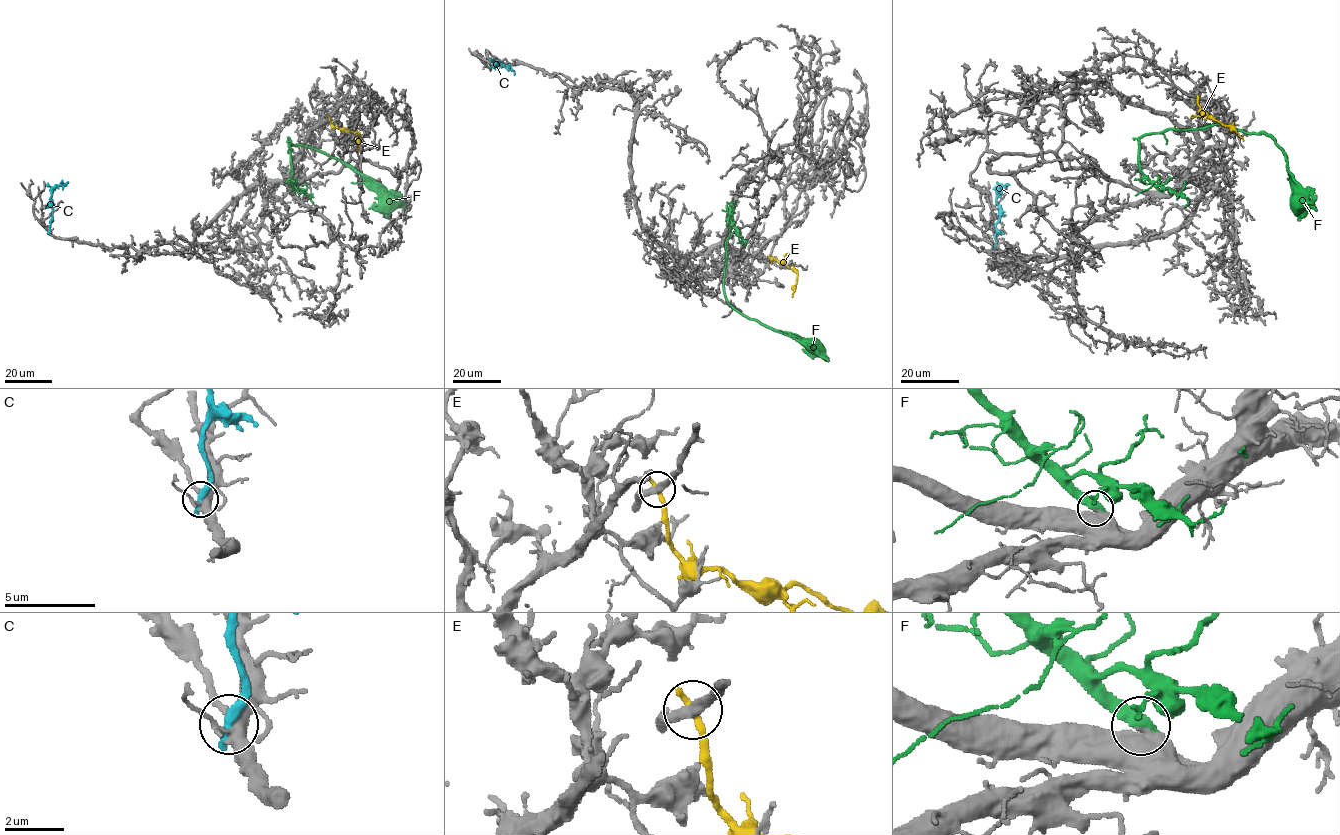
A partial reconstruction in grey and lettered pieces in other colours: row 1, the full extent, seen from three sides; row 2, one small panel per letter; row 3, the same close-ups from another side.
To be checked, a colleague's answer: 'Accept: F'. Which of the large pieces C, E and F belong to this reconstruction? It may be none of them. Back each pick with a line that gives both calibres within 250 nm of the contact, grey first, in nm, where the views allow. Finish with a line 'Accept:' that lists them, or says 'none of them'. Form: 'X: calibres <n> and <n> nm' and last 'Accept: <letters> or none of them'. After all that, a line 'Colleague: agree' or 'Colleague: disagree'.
F: calibres 650 and 440 nm
Accept: F
Colleague: agree

